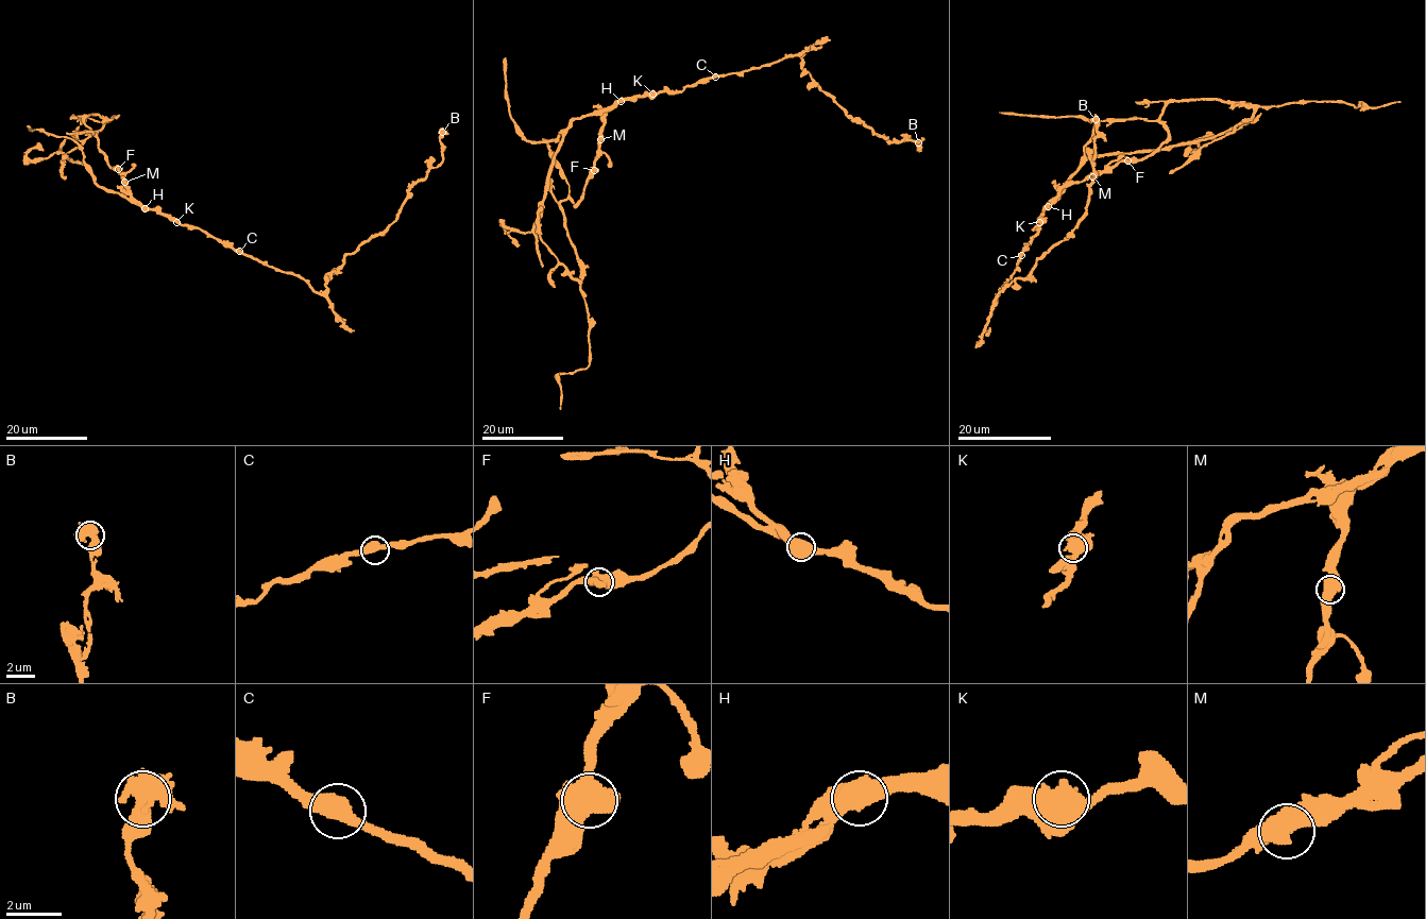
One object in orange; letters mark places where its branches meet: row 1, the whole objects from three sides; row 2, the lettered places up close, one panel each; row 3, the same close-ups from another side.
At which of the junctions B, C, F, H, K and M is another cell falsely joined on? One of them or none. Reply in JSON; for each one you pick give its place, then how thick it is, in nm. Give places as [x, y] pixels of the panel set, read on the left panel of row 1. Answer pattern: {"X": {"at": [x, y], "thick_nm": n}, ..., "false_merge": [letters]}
{"H": {"at": [145, 208], "thick_nm": 800}, "false_merge": ["H"]}

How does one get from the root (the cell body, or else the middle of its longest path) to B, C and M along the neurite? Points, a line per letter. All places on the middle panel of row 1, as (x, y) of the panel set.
B: (645, 96), (682, 91), (709, 78), (742, 73), (802, 53), (802, 67), (847, 115), (889, 141), (917, 142)
C: (645, 96), (682, 91), (715, 77)
M: (645, 96), (621, 98), (608, 109), (604, 115), (600, 139)

